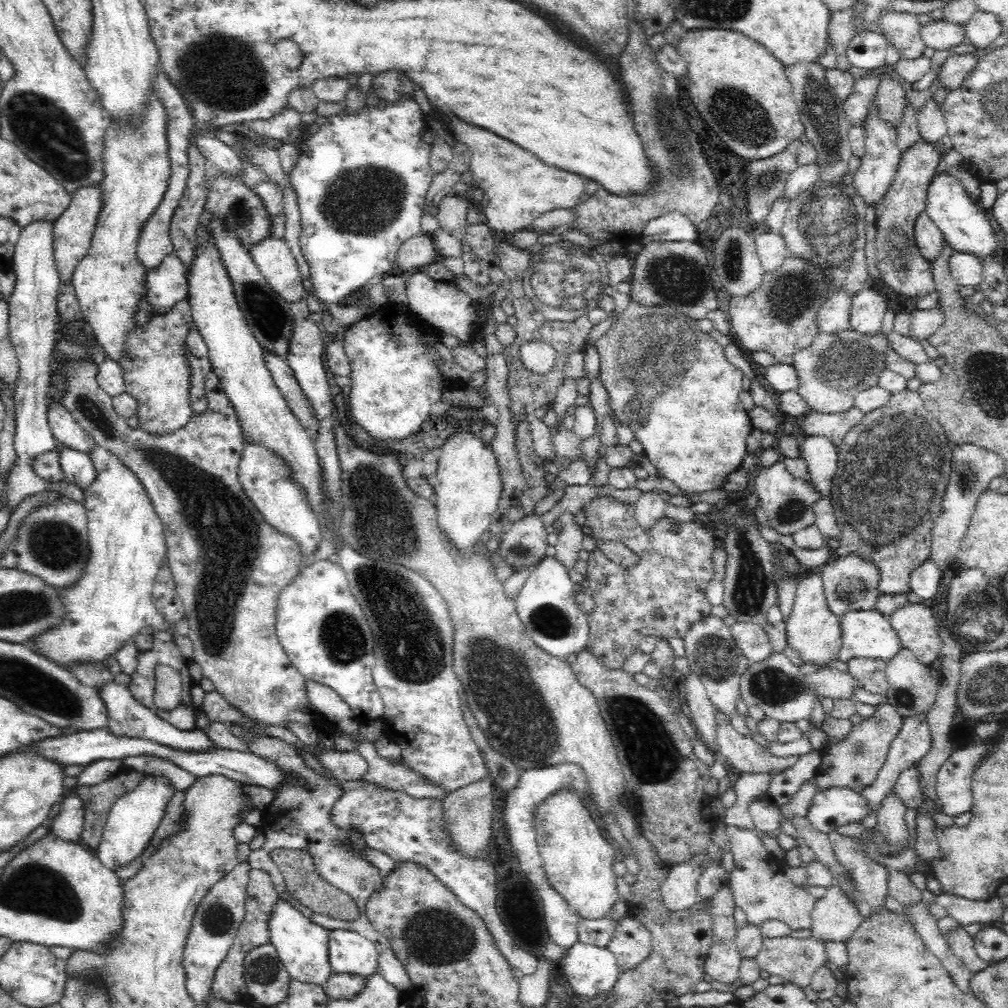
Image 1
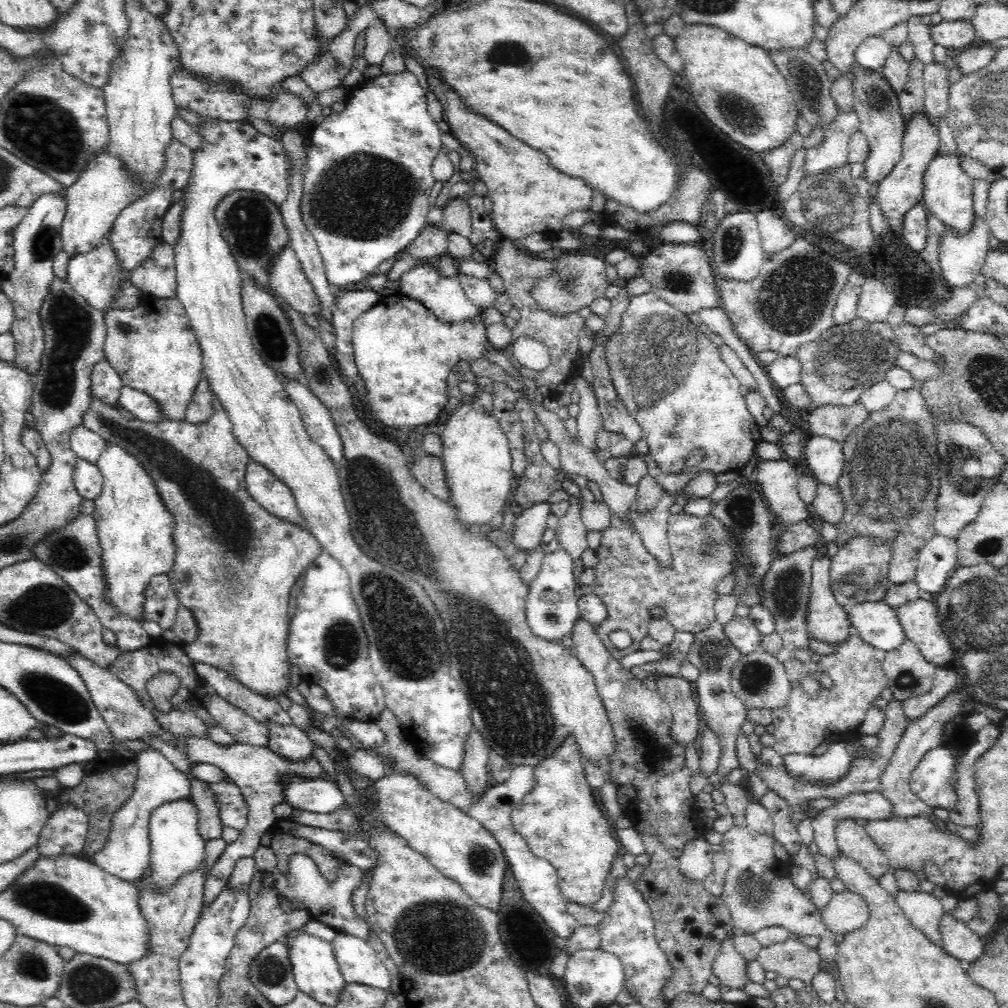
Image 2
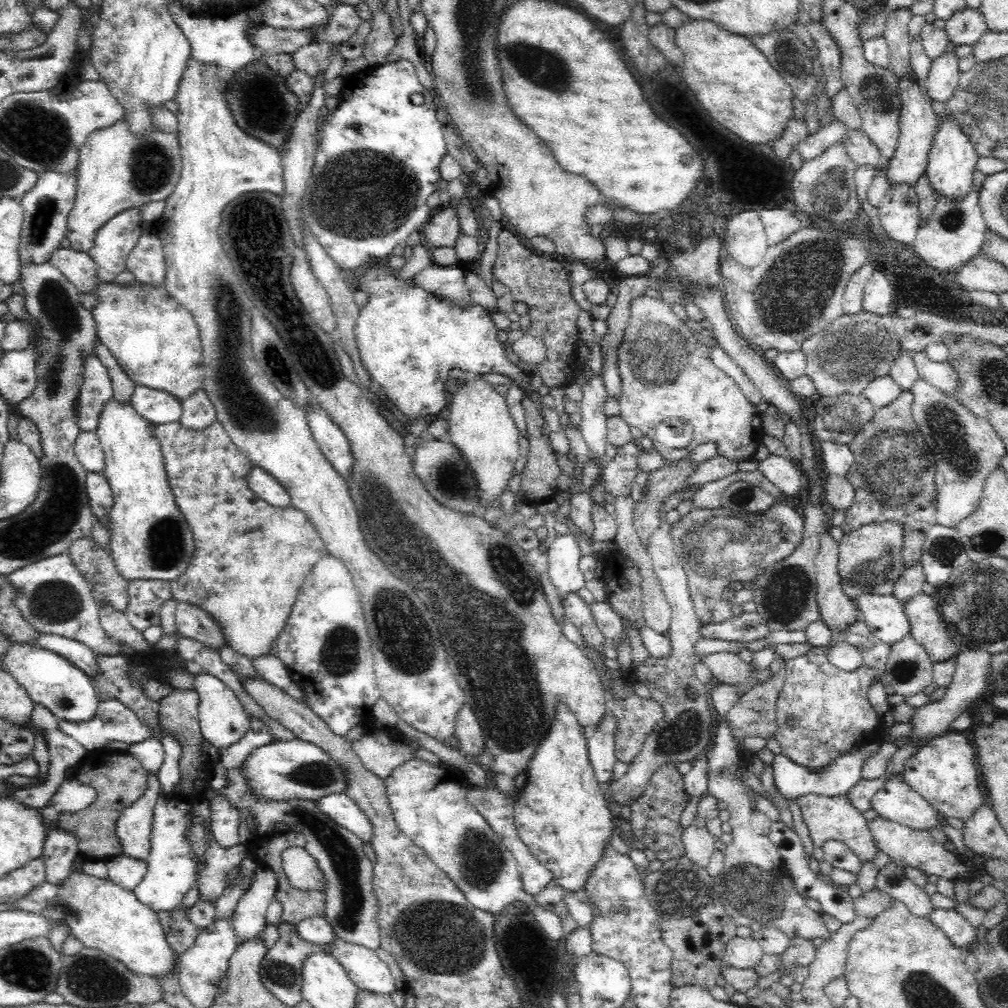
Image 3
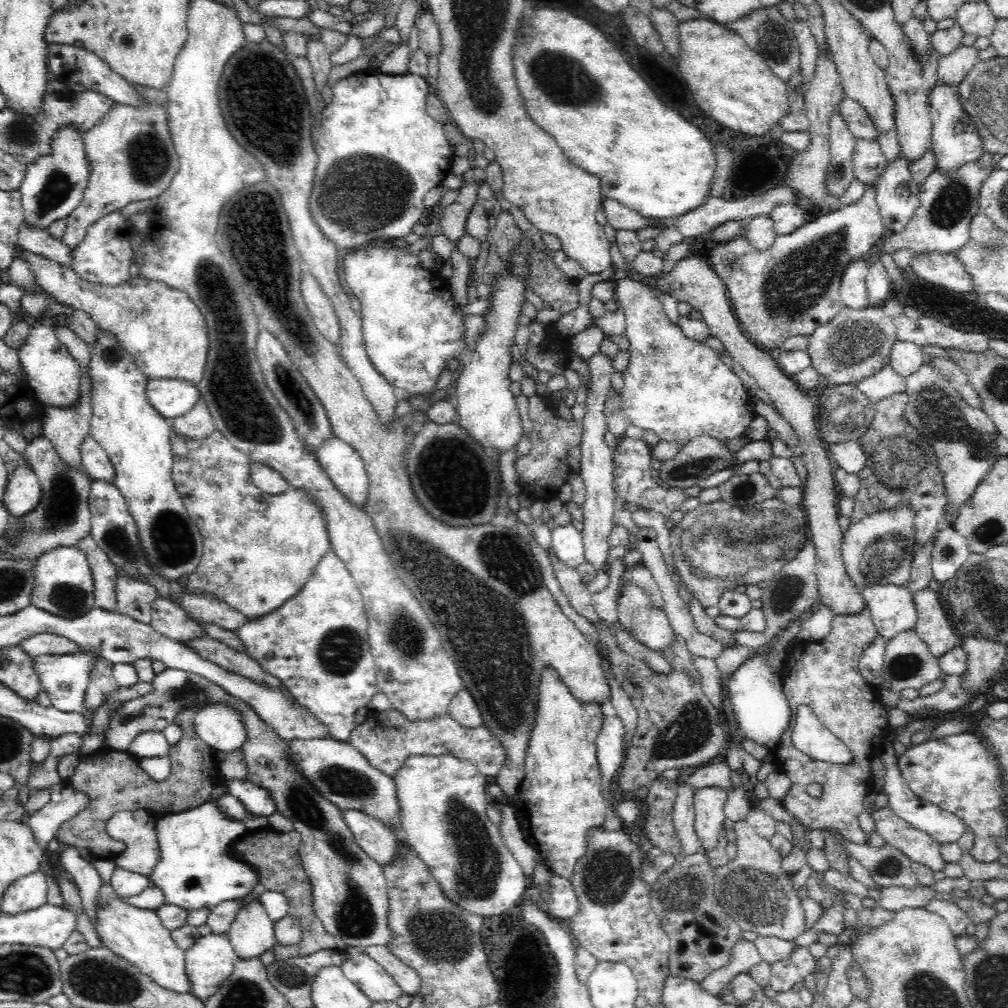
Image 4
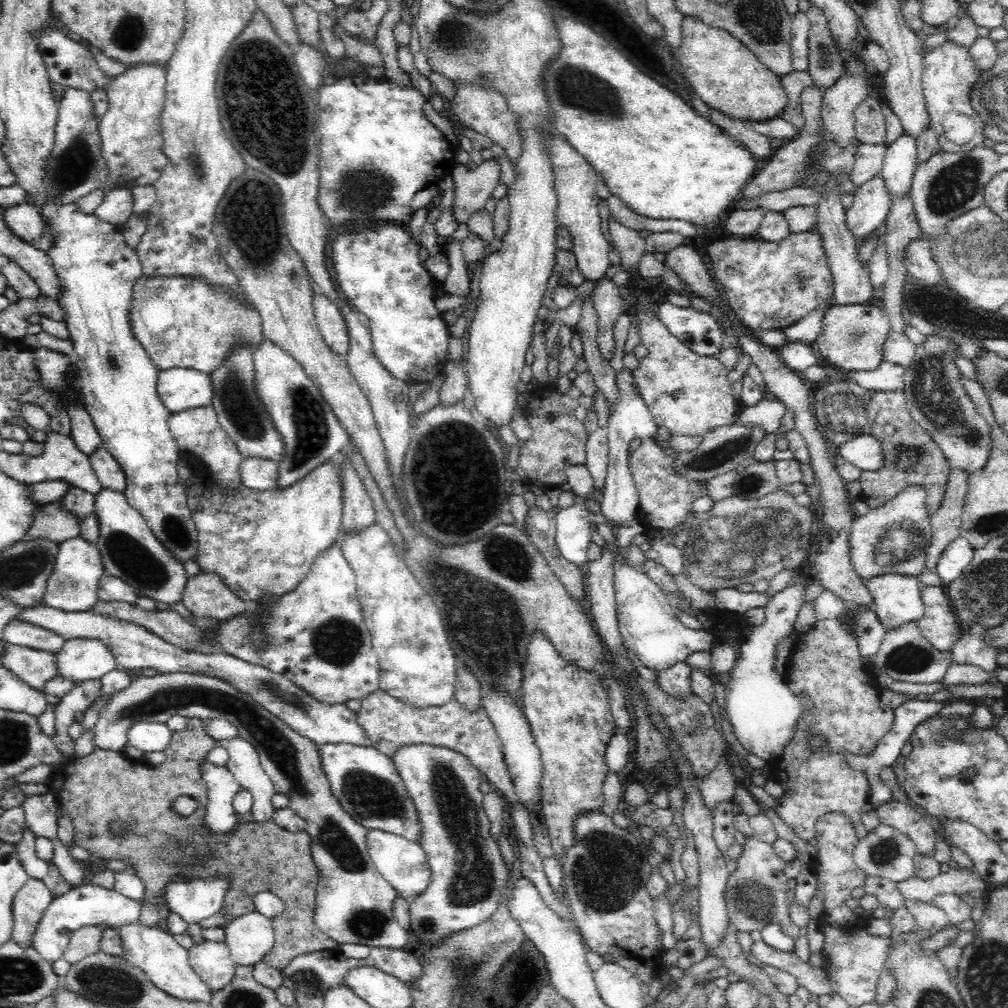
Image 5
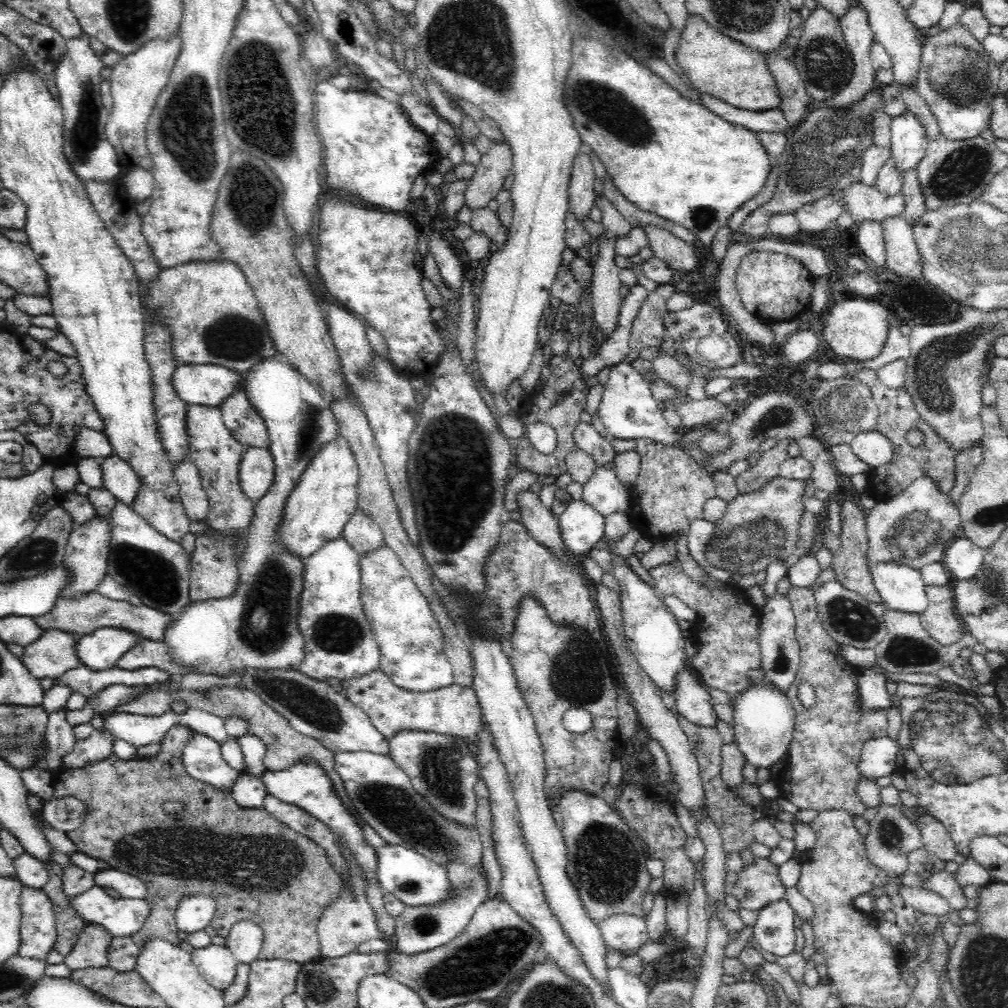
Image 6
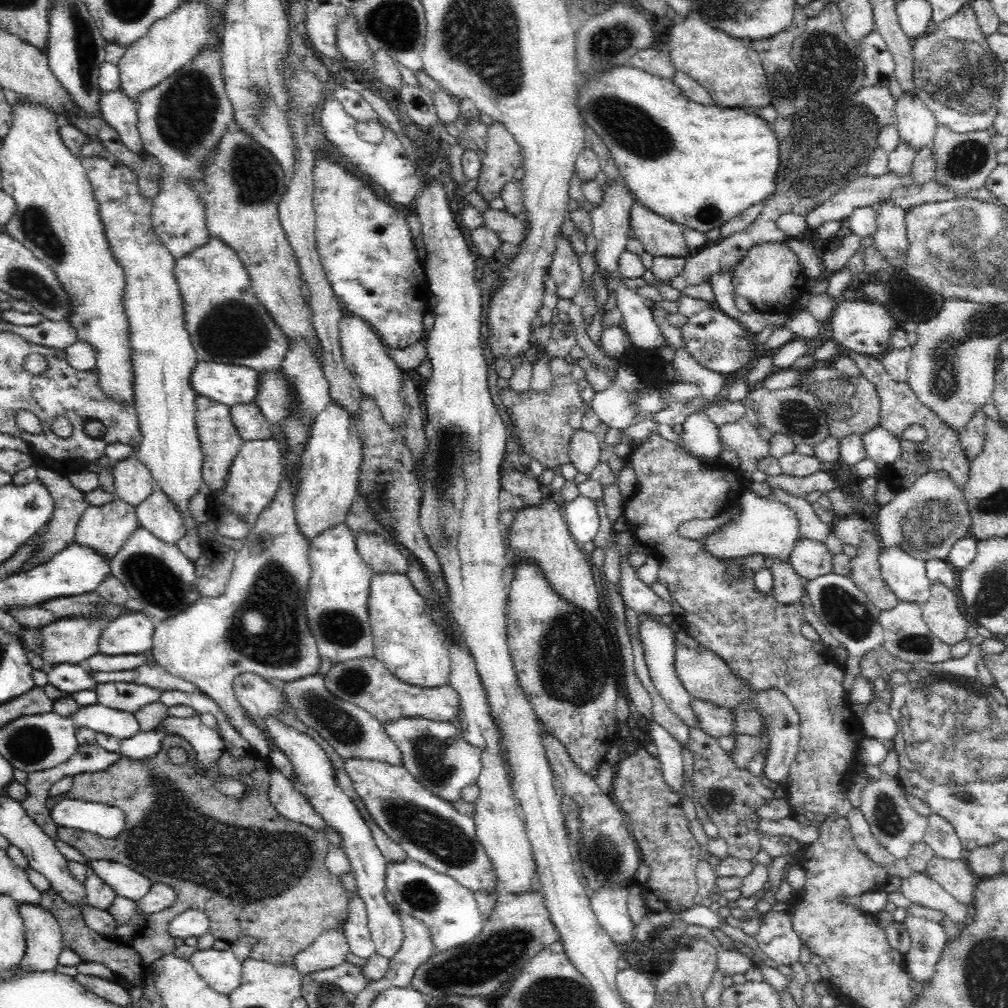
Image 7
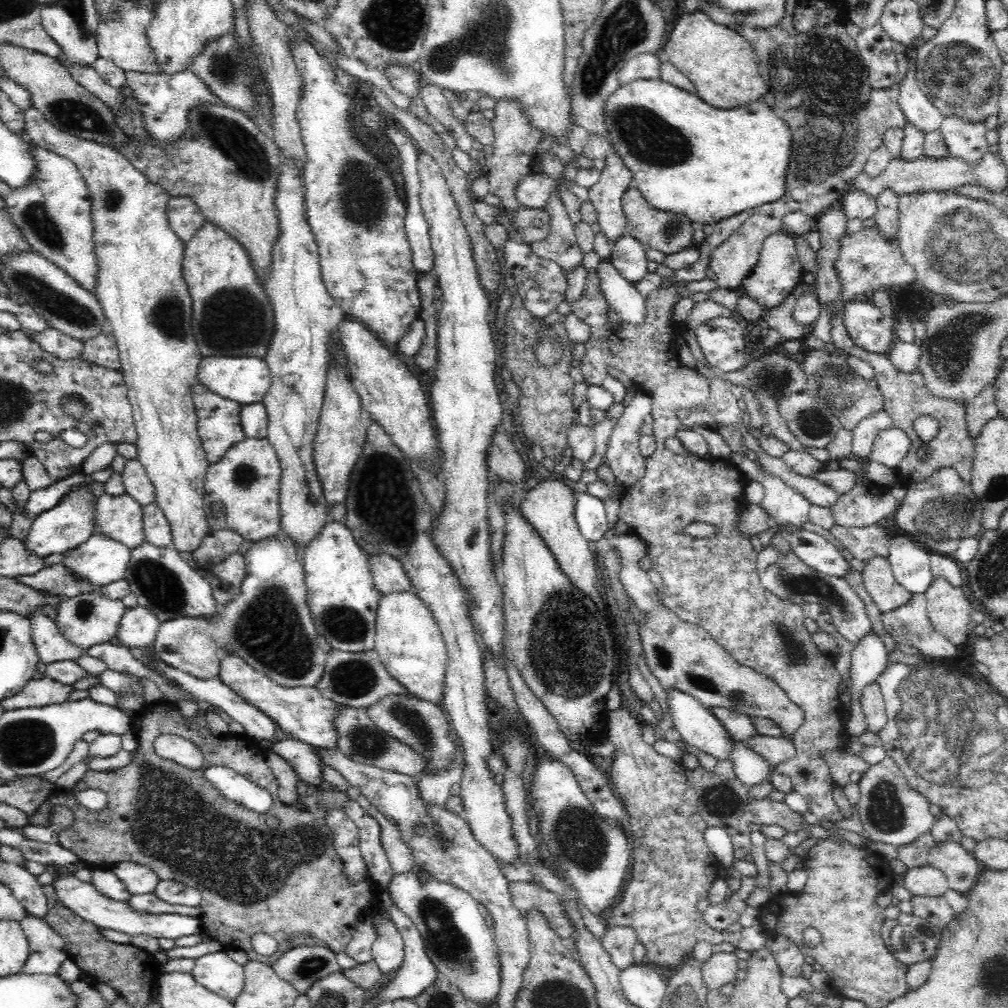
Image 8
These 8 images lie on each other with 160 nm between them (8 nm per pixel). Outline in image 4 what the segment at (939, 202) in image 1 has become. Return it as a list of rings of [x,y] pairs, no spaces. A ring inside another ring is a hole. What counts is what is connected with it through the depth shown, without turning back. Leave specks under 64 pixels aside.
[[[938,80],[928,96],[933,128],[931,148],[937,161],[936,166],[943,173],[953,173],[954,170],[965,165],[966,162],[972,162],[976,158],[980,158],[983,152],[982,137],[976,131],[970,115],[963,109],[962,103],[959,101],[957,86],[958,84],[944,84],[944,81]],[[958,122],[966,124],[964,136],[956,136],[956,132],[954,132],[954,124],[958,124]]]

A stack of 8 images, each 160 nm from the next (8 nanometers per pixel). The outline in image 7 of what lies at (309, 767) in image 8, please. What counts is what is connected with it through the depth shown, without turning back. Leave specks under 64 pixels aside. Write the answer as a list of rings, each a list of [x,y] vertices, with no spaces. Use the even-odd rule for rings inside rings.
[[[280,370],[263,372],[255,404],[269,422],[272,437],[279,442],[283,453],[283,481],[279,491],[259,514],[243,541],[243,548],[237,552],[223,594],[216,598],[200,597],[186,610],[156,623],[151,652],[165,671],[192,682],[214,699],[252,751],[266,760],[272,750],[270,741],[244,714],[232,690],[234,678],[242,673],[256,673],[268,681],[292,682],[318,674],[321,656],[305,611],[311,577],[309,541],[295,519],[295,491],[289,480],[300,451],[284,434],[285,419],[297,414],[297,395]]]

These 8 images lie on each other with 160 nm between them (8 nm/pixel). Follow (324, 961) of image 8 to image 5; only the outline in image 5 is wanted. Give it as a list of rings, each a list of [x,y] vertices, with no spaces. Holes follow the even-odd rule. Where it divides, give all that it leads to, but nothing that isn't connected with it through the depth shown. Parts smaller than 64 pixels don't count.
[[[158,673],[150,678],[134,679],[127,688],[114,693],[110,700],[99,708],[96,724],[92,728],[92,741],[94,741],[95,749],[122,752],[128,742],[126,734],[130,726],[136,722],[166,723],[172,714],[179,714],[188,719],[228,721],[237,728],[242,738],[258,750],[261,766],[274,784],[274,791],[286,794],[291,799],[288,807],[307,823],[306,831],[311,836],[311,853],[319,870],[318,894],[316,894],[313,919],[322,933],[334,939],[337,946],[366,944],[372,947],[402,949],[408,942],[409,931],[400,927],[392,915],[393,902],[398,895],[389,882],[378,873],[369,855],[368,830],[354,821],[352,816],[342,809],[340,801],[334,797],[334,794],[331,794],[330,782],[323,773],[322,757],[320,757],[318,745],[292,730],[284,721],[259,705],[249,694],[236,690],[231,684],[219,678],[190,673]]]

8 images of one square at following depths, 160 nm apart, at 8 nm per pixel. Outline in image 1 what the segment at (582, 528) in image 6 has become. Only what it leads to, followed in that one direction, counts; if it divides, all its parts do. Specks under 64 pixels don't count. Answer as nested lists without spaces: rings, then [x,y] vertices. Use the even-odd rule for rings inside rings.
[[[547,557],[531,571],[514,600],[518,618],[534,644],[546,654],[562,661],[585,650],[590,632],[587,614],[574,602],[573,587],[564,566],[553,557]]]

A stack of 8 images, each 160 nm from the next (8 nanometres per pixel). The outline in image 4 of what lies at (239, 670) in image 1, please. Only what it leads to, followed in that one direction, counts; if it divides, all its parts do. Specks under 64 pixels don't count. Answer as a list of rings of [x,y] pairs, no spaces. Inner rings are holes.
[[[172,430],[170,442],[176,490],[191,519],[198,525],[204,543],[202,560],[189,573],[186,593],[211,593],[211,596],[242,613],[247,620],[272,613],[304,586],[318,561],[331,550],[323,510],[303,489],[290,486],[282,494],[263,494],[250,480],[250,459],[217,430],[203,439],[188,439]]]

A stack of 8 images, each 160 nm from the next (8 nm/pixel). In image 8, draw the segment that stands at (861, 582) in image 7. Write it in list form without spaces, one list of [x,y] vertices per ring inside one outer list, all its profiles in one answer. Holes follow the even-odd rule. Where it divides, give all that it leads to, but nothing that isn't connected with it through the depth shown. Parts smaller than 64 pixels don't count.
[[[876,556],[867,560],[865,565],[861,573],[864,586],[881,612],[887,613],[904,606],[912,598],[913,593],[898,584],[887,558]]]

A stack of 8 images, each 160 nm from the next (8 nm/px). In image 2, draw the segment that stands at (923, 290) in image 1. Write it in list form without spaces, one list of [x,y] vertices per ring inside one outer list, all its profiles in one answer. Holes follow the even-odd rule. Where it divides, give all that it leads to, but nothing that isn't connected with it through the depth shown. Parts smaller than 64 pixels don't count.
[[[924,112],[914,114],[904,124],[904,134],[902,136],[902,154],[900,160],[879,182],[877,190],[877,201],[888,220],[889,230],[894,236],[901,236],[902,218],[912,206],[916,205],[923,197],[923,174],[929,162],[939,154],[939,138],[936,126],[929,120]]]

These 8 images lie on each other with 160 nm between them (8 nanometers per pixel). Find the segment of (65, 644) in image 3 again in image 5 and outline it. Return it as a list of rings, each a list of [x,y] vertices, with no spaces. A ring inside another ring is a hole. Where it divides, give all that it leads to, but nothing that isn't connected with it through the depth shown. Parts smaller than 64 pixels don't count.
[[[11,620],[2,632],[3,639],[14,646],[26,646],[34,650],[46,650],[57,653],[64,644],[65,638],[41,626],[28,621]]]

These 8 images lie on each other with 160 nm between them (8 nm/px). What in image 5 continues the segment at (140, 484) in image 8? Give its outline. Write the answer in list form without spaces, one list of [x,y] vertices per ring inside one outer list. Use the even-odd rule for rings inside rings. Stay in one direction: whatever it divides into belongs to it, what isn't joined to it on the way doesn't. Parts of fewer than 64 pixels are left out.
[[[99,447],[89,456],[92,468],[103,489],[110,489],[124,494],[126,475],[119,462],[109,450]]]

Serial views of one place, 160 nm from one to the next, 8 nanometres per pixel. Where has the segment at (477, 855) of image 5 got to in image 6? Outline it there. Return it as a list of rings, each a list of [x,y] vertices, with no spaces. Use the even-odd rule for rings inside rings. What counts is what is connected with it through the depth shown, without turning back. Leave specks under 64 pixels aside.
[[[403,729],[389,739],[389,744],[391,760],[410,778],[416,792],[422,795],[443,818],[457,825],[475,826],[477,799],[474,788],[481,780],[480,768],[477,766],[476,753],[466,741],[457,742],[455,737],[443,734]],[[451,860],[450,863],[444,864],[444,867],[447,869],[447,877],[452,885],[452,898],[432,907],[406,907],[398,914],[398,917],[395,918],[394,952],[415,955],[450,942],[459,933],[464,932],[477,907],[481,906],[489,897],[488,875],[484,873],[482,864],[470,868],[465,863]]]

